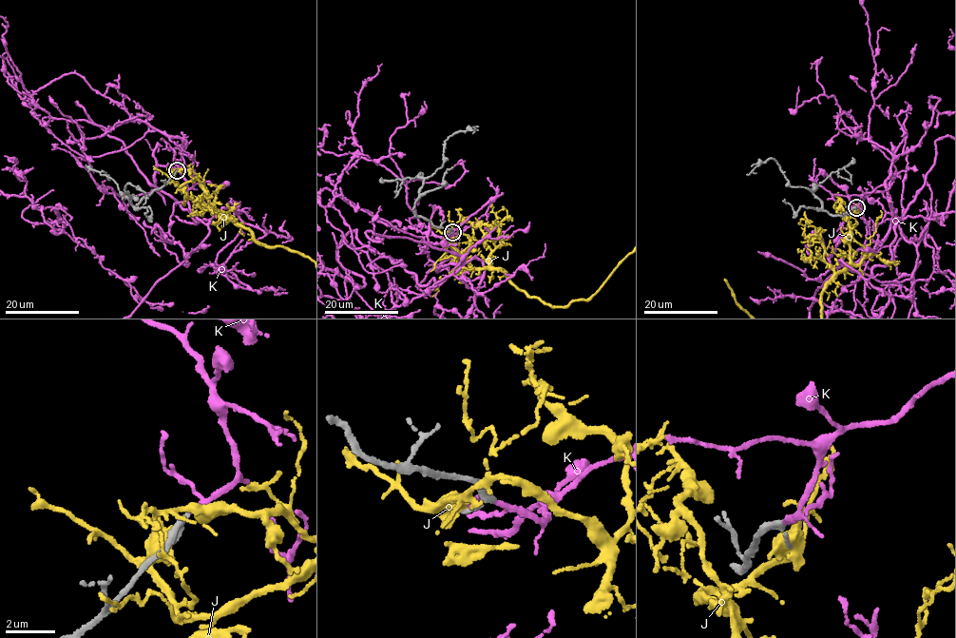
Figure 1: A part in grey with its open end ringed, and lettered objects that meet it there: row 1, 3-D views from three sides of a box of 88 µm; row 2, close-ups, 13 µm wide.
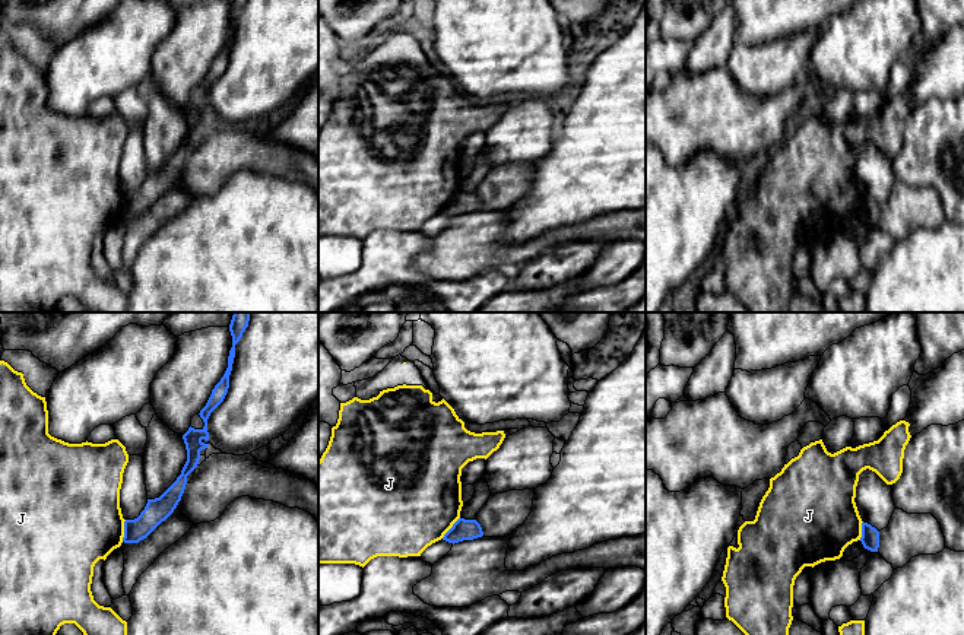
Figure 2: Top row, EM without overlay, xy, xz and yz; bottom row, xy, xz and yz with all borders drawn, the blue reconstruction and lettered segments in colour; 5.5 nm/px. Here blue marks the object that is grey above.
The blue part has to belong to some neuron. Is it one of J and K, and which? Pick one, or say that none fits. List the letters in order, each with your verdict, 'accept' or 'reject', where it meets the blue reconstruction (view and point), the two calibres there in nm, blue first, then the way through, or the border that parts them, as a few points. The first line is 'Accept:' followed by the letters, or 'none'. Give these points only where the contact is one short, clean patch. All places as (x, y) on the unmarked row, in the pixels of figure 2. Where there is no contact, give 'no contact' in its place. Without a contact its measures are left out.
Accept: K
J: reject; meets blue in xy at (124, 203); 140 nm thick on the blue side, 460 nm on the other; border along xy (126, 193), (121, 213)
K: accept; no contact

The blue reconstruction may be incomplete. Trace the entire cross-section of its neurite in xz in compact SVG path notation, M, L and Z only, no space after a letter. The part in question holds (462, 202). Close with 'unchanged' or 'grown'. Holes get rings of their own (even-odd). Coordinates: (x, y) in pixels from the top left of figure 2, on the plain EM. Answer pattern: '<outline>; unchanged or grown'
M459 191L453 197L453 200L444 207L443 213L454 218L463 213L473 213L482 209L482 200L476 193Z; unchanged

